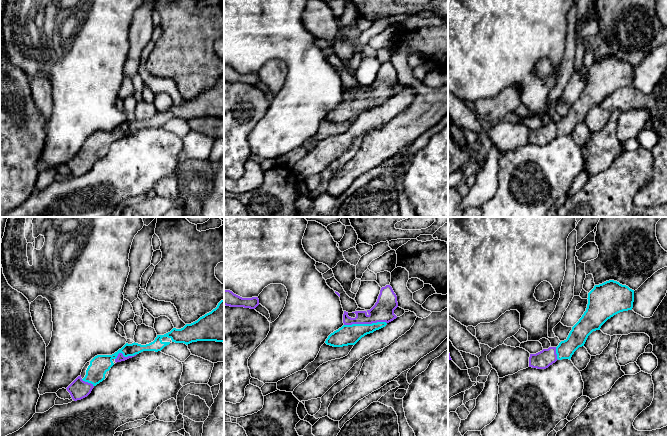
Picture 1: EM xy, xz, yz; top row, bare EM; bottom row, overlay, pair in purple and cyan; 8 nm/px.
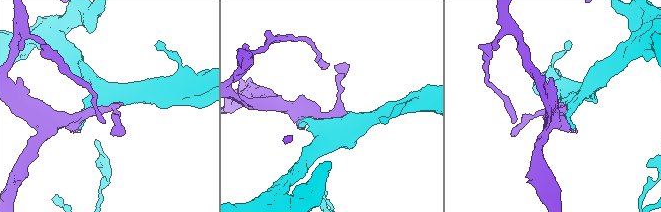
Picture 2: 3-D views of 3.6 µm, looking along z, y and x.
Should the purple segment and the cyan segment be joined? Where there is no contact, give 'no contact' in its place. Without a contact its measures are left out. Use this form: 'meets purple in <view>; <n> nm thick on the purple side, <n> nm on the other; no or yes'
meets purple in xz; 180 nm thick on the purple side, 160 nm on the other; yes

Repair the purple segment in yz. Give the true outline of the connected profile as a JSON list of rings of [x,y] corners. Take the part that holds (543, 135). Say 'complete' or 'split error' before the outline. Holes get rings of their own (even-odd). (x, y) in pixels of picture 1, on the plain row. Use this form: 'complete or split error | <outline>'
split error | [[[609,56],[595,61],[588,69],[586,87],[572,103],[566,116],[557,123],[543,125],[536,130],[530,130],[529,143],[546,145],[557,136],[571,135],[574,128],[584,122],[588,112],[614,91],[632,86],[634,66],[617,57]]]

